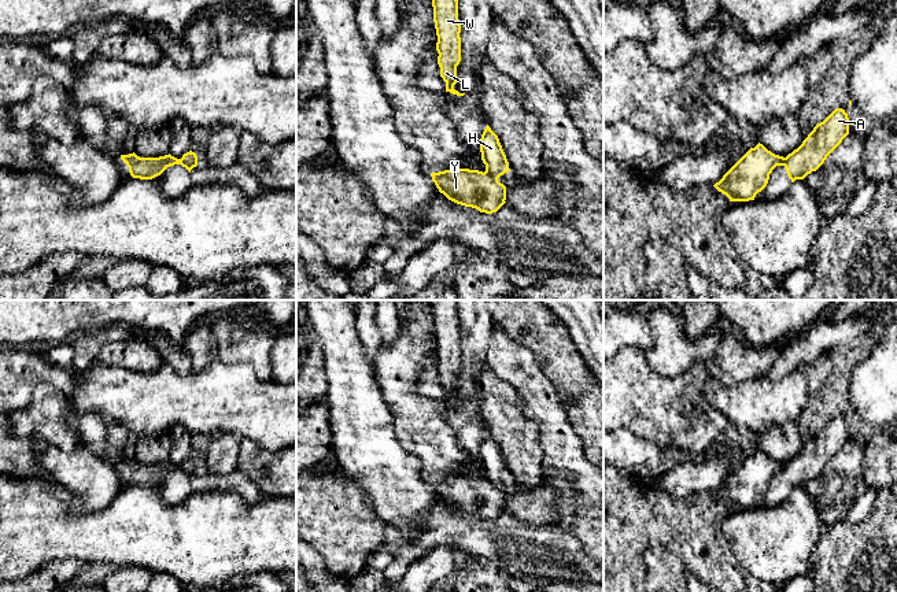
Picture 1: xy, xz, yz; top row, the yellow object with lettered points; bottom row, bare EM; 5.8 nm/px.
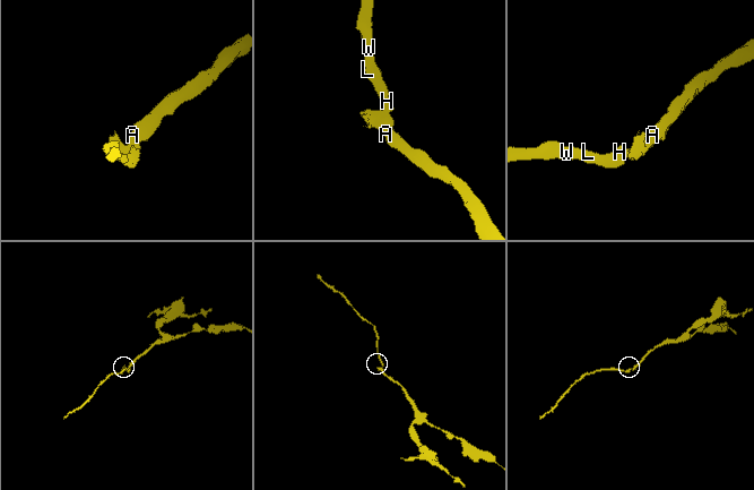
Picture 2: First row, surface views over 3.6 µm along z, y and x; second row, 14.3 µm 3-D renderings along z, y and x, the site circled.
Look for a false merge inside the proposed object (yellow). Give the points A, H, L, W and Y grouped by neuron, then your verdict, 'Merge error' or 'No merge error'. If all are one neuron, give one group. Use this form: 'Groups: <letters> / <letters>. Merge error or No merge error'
Groups: A Y / H L W. Merge error

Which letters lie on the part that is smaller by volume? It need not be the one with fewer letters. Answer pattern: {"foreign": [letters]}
{"foreign": ["H", "L", "W"]}

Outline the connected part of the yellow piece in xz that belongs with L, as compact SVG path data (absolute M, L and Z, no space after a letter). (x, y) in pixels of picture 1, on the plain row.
M431 300L433 329L438 343L436 358L440 384L446 389L446 399L464 403L454 396L457 373L461 369L461 332L458 326L458 307L455 300Z

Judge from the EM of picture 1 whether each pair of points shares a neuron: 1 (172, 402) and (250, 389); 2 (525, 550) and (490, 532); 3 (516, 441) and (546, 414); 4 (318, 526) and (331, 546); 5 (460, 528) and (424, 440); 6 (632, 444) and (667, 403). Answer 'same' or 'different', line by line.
1: same
2: same
3: different
4: same
5: different
6: different

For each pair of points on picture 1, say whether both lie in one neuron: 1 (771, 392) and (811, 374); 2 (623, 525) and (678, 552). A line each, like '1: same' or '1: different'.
1: different
2: same

